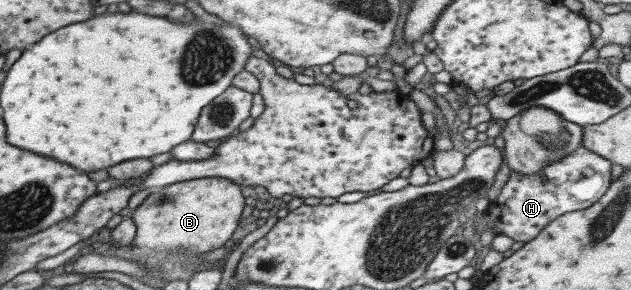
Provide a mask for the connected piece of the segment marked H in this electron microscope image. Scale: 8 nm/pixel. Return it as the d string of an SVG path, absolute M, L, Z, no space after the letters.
M582 145L562 159L550 161L538 174L509 172L499 196L489 201L483 212L473 211L475 230L492 229L496 235L507 235L513 241L530 241L536 234L563 213L589 208L608 189L611 162Z

